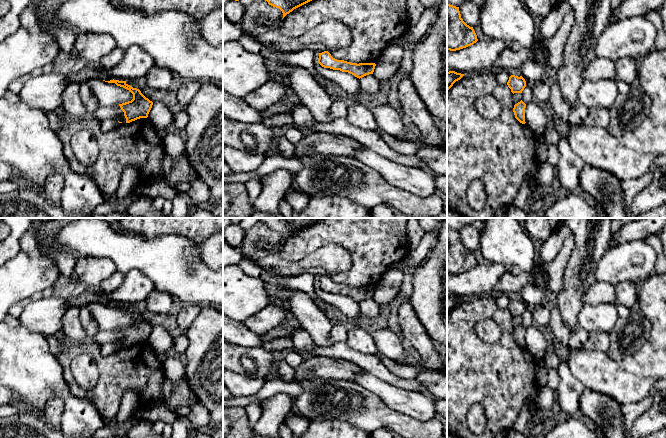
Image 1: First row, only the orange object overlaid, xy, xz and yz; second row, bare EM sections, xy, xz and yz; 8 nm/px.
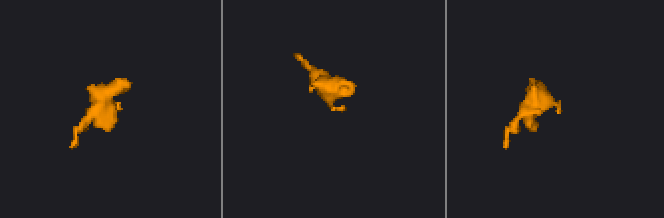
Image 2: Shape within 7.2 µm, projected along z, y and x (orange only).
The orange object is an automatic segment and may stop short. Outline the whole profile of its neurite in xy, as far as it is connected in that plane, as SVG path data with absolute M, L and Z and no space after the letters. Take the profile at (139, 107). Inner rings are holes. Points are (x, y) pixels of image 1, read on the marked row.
M113 79L105 82L115 83L117 86L129 90L133 94L133 99L131 101L119 104L121 110L124 112L126 123L148 117L153 102L146 98L139 89L131 87L126 83L126 81Z

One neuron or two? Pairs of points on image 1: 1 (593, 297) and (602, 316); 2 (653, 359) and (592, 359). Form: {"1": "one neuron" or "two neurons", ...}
{"1": "two neurons", "2": "one neuron"}

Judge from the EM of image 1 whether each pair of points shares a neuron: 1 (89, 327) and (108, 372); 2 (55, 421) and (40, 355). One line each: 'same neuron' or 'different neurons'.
1: different neurons
2: different neurons

